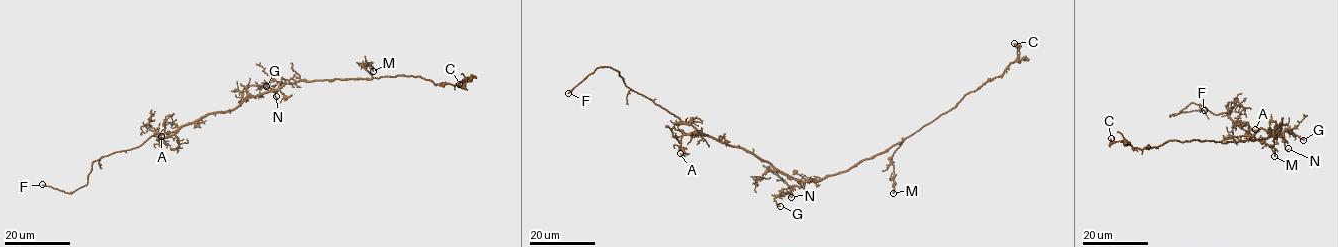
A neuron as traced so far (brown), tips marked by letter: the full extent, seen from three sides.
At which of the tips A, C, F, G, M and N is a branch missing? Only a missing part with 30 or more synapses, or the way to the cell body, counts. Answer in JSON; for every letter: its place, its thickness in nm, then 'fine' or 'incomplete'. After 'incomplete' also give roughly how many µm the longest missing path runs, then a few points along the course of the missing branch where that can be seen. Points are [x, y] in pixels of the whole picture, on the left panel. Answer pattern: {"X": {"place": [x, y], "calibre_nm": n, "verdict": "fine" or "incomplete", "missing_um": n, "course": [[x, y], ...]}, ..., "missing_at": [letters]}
{"A": {"place": [161, 136], "calibre_nm": 80, "verdict": "fine"}, "C": {"place": [459, 84], "calibre_nm": 280, "verdict": "fine"}, "F": {"place": [42, 184], "calibre_nm": 190, "verdict": "incomplete", "missing_um": 8, "course": [[42, 184], [29, 179]]}, "G": {"place": [266, 86], "calibre_nm": 90, "verdict": "fine"}, "M": {"place": [373, 71], "calibre_nm": 200, "verdict": "fine"}, "N": {"place": [276, 96], "calibre_nm": 100, "verdict": "fine"}, "missing_at": ["F"]}

